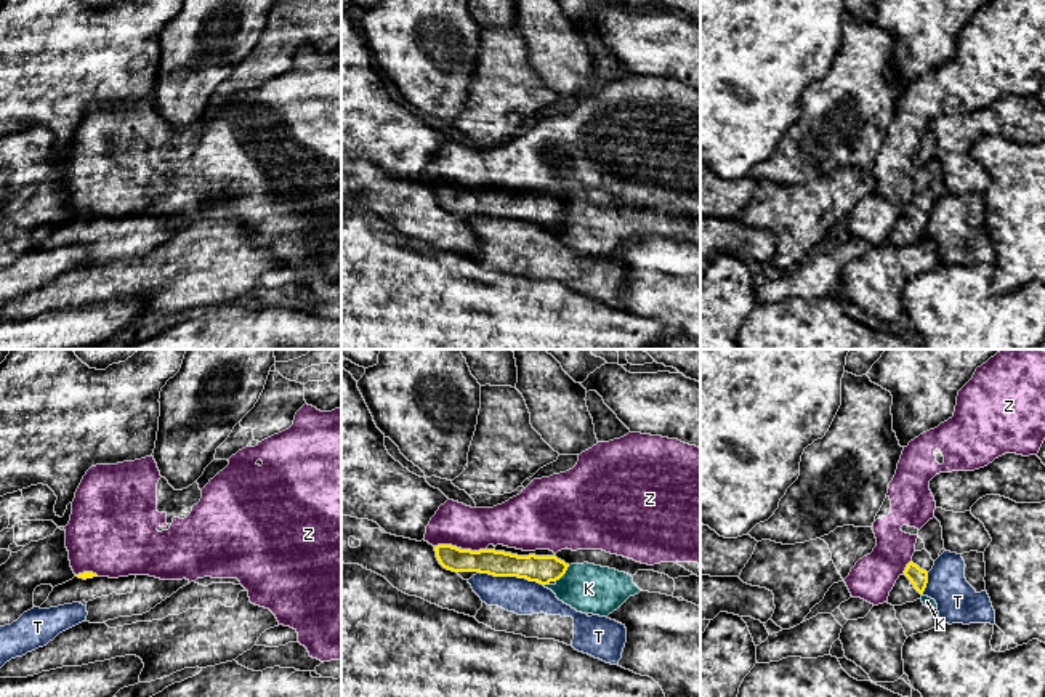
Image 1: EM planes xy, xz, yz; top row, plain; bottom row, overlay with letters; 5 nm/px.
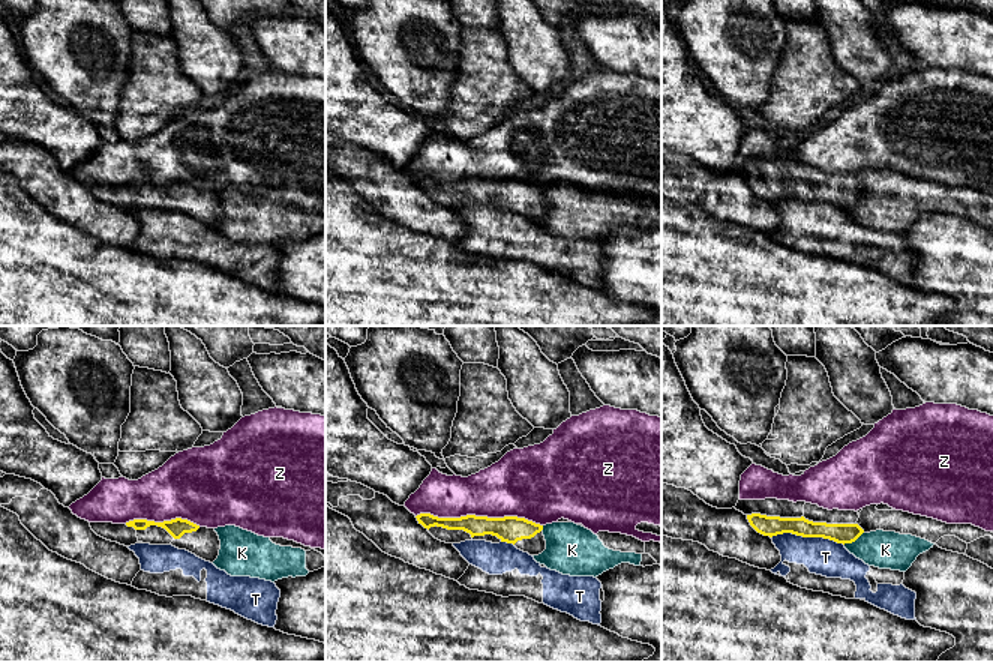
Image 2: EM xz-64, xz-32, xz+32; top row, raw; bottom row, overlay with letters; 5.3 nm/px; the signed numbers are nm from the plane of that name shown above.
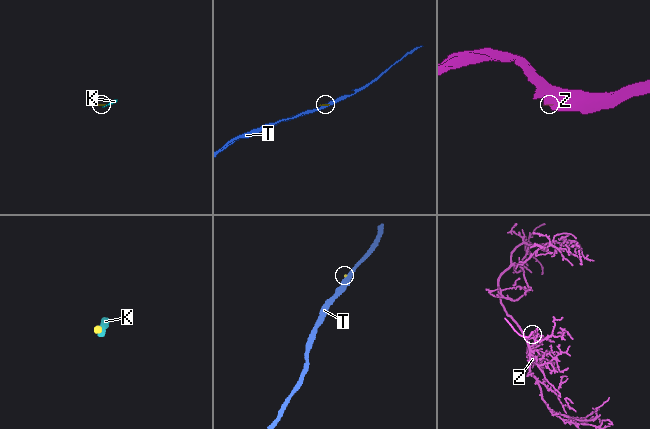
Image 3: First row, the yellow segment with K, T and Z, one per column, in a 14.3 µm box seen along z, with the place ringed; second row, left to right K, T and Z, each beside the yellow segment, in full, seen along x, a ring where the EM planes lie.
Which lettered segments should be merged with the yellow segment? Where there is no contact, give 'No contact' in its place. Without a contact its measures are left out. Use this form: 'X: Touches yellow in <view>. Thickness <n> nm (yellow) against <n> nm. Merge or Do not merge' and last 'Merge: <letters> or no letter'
K: Touches yellow in xz. Thickness 140 nm (yellow) against 240 nm. Do not merge
T: Touches yellow in xz. Thickness 140 nm (yellow) against 180 nm. Do not merge
Z: Touches yellow in xz. Thickness 130 nm (yellow) against 220 nm. Do not merge
Merge: no letter

